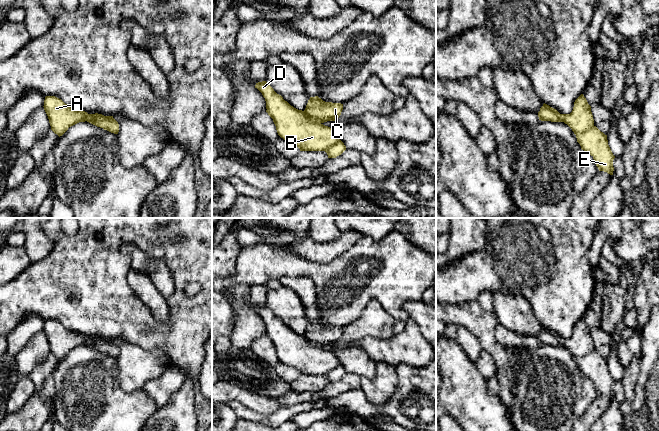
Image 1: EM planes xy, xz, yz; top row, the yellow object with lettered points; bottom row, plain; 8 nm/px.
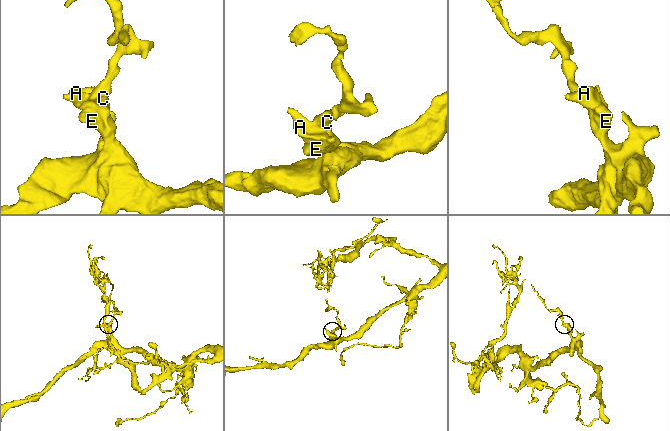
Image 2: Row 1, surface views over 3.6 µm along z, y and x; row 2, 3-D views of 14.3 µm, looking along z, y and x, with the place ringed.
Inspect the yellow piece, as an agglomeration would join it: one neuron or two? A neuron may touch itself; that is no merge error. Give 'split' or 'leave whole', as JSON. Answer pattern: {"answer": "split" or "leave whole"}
{"answer": "split"}

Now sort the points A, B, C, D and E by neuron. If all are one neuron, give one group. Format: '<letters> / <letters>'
A B D / C E

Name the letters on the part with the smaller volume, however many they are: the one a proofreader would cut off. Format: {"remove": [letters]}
{"remove": ["A", "B", "D"]}

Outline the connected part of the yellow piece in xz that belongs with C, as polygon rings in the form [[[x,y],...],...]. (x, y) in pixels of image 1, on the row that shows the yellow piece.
[[[318,96],[310,97],[305,108],[306,114],[319,123],[336,121],[343,110],[343,104],[325,102]]]

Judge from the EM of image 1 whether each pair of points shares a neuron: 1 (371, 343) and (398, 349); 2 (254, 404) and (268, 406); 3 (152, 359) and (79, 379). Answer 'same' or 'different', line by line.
1: same
2: same
3: different

